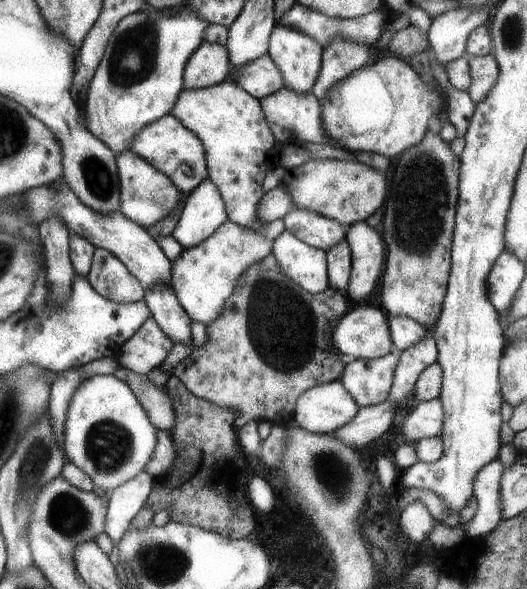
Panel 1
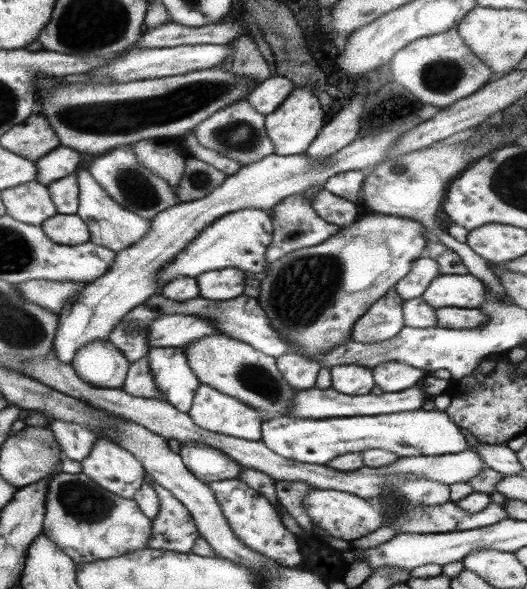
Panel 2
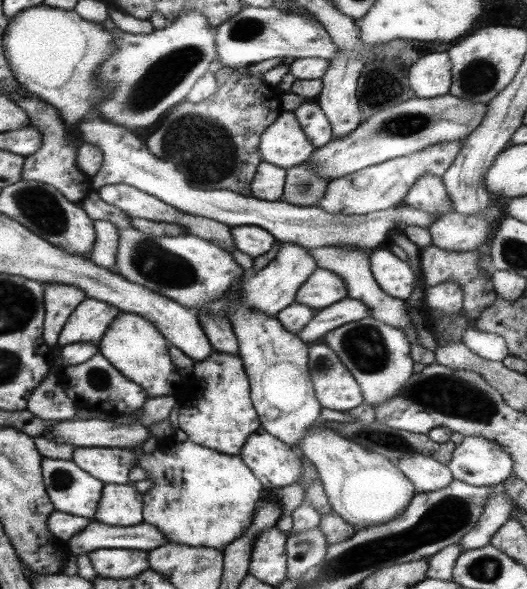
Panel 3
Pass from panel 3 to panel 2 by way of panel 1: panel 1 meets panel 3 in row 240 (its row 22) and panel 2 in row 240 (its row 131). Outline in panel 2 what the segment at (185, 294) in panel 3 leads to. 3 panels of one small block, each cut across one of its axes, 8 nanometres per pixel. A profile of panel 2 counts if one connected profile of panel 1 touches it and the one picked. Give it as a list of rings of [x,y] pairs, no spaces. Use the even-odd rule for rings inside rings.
[[[87,169],[75,170],[75,181],[77,181],[78,208],[76,216],[87,228],[89,242],[97,246],[103,246],[113,253],[123,251],[123,248],[136,244],[150,228],[150,220],[144,220],[136,216],[133,212],[128,212],[119,204],[116,204],[107,193],[97,184]]]

